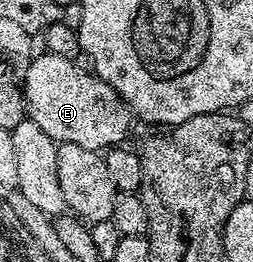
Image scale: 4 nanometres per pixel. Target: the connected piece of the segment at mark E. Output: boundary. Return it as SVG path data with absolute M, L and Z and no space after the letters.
M43 51L41 56L29 61L25 65L26 76L24 72L20 80L28 119L36 122L57 145L84 146L84 150L96 153L121 145L130 132L132 113L120 94L93 71L82 69L68 57L50 51Z

